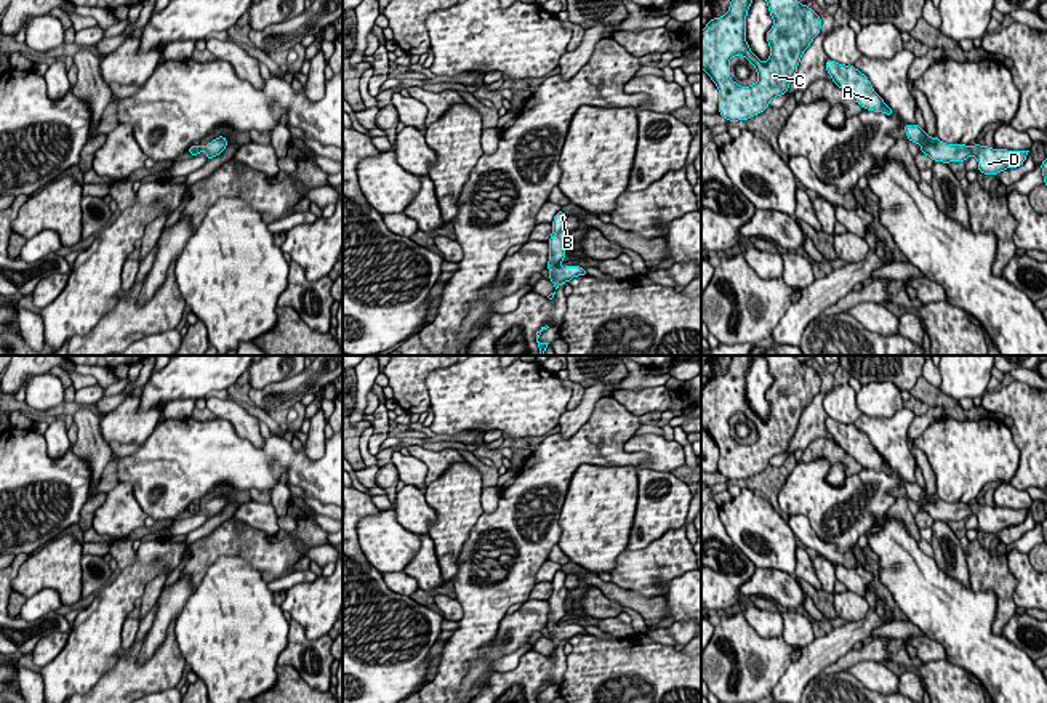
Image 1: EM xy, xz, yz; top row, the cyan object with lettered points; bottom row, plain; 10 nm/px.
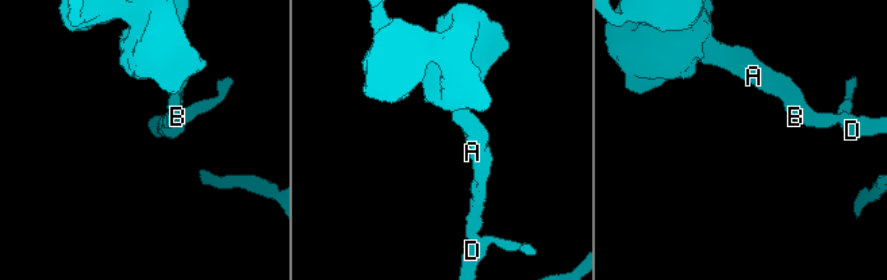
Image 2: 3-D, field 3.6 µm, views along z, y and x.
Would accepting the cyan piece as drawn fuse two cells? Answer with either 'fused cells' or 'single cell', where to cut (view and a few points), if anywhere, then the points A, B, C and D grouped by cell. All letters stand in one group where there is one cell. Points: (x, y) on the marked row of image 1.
single cell | no cut | A B C D

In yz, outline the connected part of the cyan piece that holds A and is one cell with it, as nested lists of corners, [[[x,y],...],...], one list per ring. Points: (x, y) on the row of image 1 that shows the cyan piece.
[[[828,59],[826,70],[832,77],[832,83],[842,88],[863,109],[893,115],[893,110],[874,91],[868,77],[856,70],[853,64],[844,66]]]

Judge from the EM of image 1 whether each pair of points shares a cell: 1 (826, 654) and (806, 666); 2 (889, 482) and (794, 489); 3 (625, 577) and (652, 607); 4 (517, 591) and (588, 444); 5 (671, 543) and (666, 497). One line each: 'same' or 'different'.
1: same
2: same
3: different
4: same
5: different

